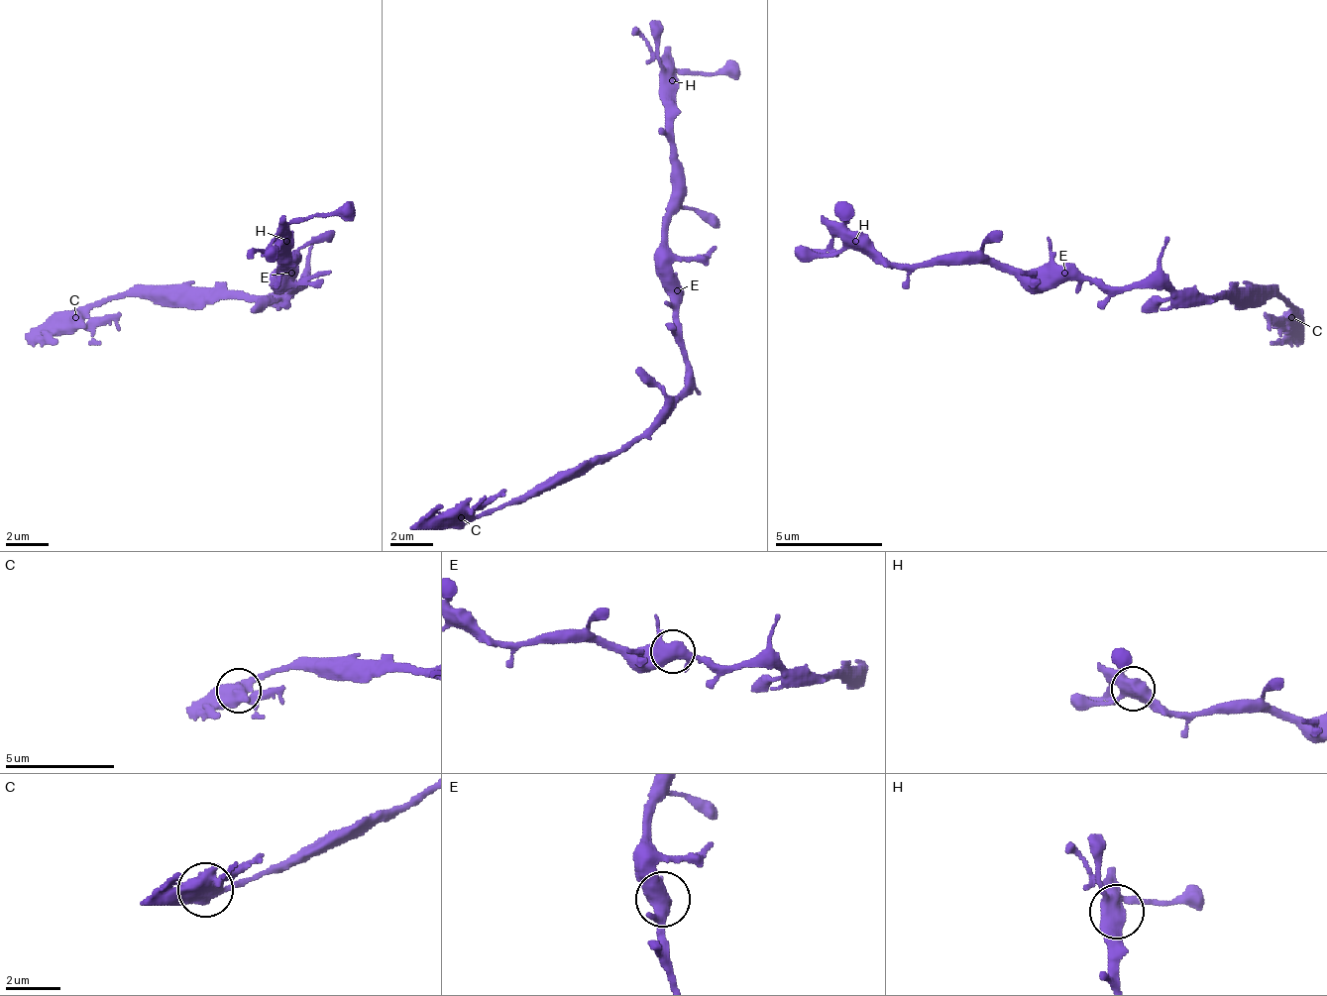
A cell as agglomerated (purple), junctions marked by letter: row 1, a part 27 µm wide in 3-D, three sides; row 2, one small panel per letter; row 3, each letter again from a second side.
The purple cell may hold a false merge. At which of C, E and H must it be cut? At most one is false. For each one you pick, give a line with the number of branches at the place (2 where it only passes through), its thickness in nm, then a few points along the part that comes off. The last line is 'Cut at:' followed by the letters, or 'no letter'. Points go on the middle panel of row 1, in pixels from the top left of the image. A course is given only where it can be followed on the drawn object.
C: 4 branches meet; 500 nm thick; foreign part runs (462, 515), (441, 515), (408, 526)
Cut at: C

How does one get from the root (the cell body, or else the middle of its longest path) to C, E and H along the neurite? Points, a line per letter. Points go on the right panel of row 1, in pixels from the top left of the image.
C: (1135, 288), (1193, 288), (1199, 294), (1279, 294), (1290, 305), (1290, 315)
E: (1135, 288), (1102, 288), (1086, 278), (1070, 278), (1064, 273)
H: (1135, 288), (1102, 288), (1086, 278), (1022, 278), (1016, 273), (1000, 273), (984, 262), (877, 262), (855, 241)

